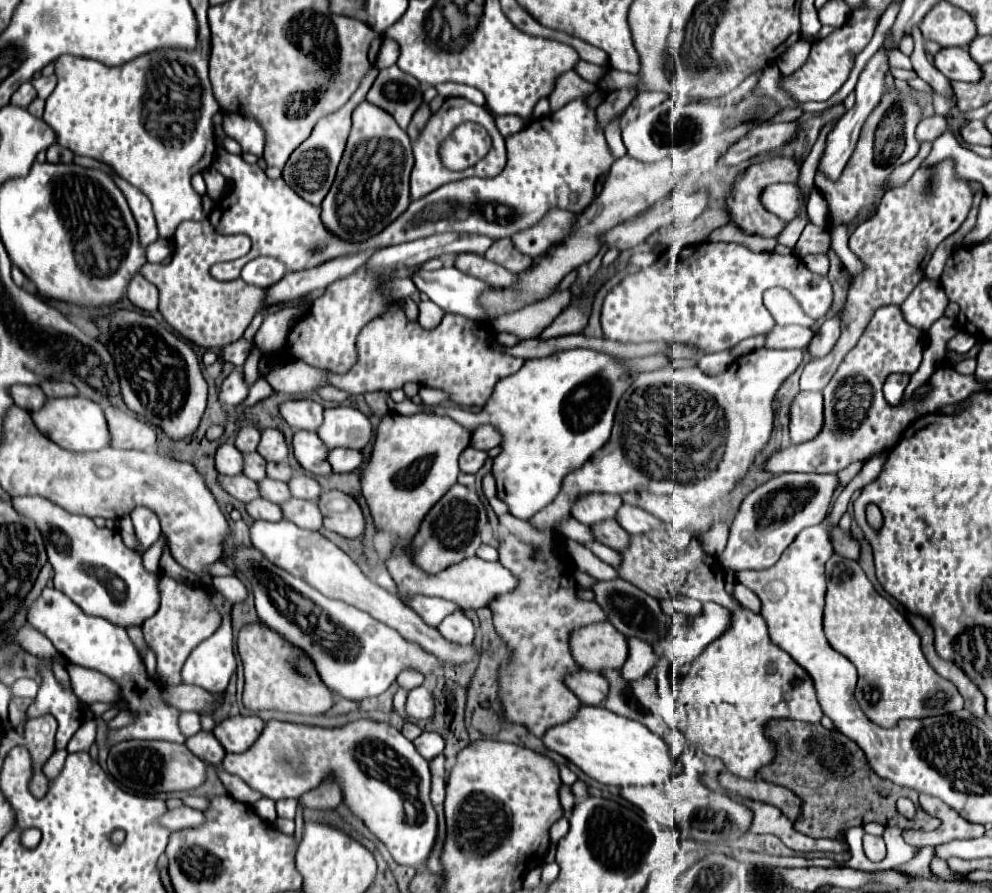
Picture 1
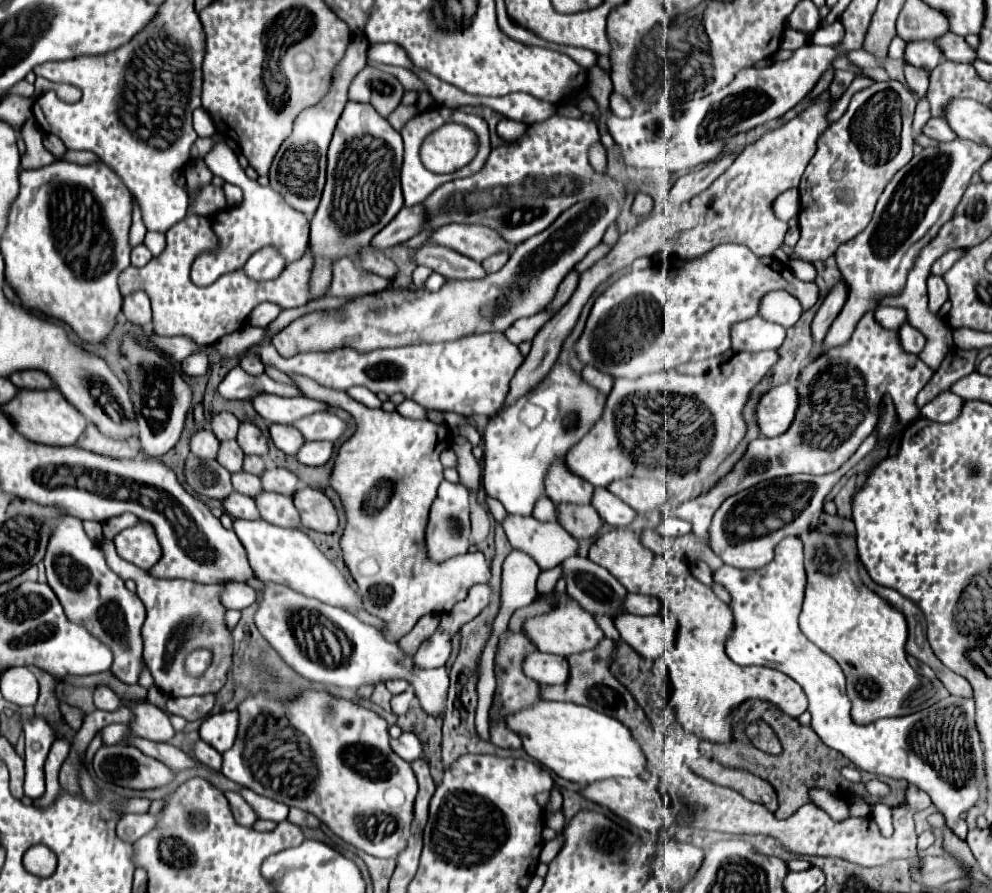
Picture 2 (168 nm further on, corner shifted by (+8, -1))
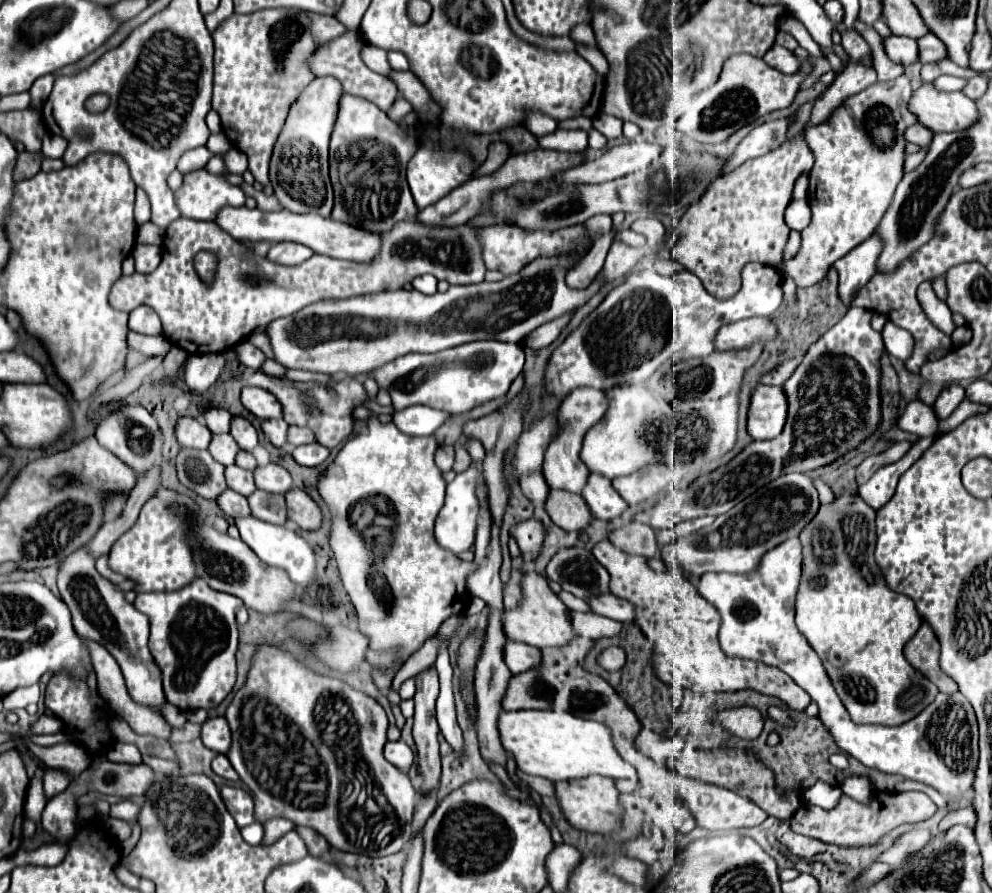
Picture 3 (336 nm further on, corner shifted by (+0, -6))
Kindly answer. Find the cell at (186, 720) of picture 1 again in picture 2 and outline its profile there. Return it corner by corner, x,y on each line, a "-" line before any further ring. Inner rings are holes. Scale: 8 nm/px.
145,701
133,703
131,711
135,713
135,719
129,723
129,727
131,731
135,731
135,735
145,737
149,741
171,741
171,737
175,735
169,715
159,707

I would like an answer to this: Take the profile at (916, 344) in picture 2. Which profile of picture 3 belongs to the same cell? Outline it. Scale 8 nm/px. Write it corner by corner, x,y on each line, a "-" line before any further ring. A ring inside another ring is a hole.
887,320
887,324
881,330
881,336
883,336
883,342
885,342
885,350
889,354
893,354
895,358
907,360
911,356
913,336
907,330
903,330
903,328
891,324
891,320

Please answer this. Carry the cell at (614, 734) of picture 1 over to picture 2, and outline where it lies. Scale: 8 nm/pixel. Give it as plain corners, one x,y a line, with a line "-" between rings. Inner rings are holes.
543,701
531,711
519,711
511,727
523,735
525,751
567,781
589,785
611,777
633,777
645,771
647,759
635,735
615,717
575,703

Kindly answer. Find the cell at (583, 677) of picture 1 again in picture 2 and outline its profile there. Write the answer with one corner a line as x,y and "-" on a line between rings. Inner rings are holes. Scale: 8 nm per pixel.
535,653
531,659
527,659
527,667
523,667
531,679
545,685
565,685
569,681
569,663
563,657
547,655
547,653

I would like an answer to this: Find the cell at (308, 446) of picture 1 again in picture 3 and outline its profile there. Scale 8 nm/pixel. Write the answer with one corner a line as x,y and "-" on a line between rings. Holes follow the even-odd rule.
271,418
271,420
261,420
261,430
263,434
269,438
269,442
277,448
281,448
285,444
287,438
287,422
281,418

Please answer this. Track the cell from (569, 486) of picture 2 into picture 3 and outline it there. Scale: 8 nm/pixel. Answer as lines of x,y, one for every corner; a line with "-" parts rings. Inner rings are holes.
577,388
575,392
571,392
561,406
555,412
557,424
559,424
559,434
555,434
555,440
549,440
547,450
545,450
545,460
543,460
543,476
549,484
549,488
561,488
567,492
575,492
579,494
583,488
583,482
589,476
587,466
583,464
583,460
579,458
579,450
581,450
581,442
585,432
601,420
601,416
607,410
607,398
601,390
591,390
591,388

